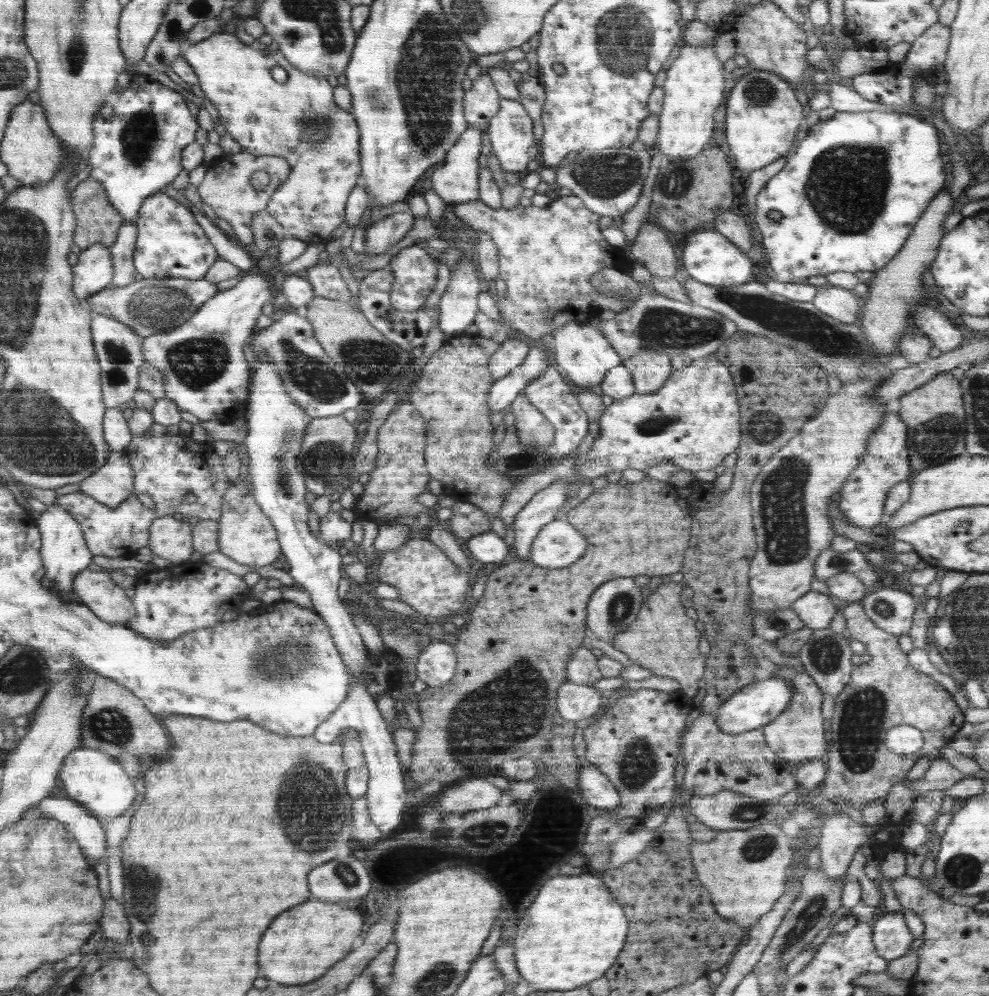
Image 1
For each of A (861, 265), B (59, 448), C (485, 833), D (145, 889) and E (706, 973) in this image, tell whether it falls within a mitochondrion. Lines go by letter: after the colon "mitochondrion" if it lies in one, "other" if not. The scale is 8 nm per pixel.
A: other
B: mitochondrion
C: mitochondrion
D: mitochondrion
E: other

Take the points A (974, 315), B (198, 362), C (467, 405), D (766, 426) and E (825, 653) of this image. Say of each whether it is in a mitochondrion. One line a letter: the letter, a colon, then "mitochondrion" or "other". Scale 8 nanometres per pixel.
A: other
B: mitochondrion
C: other
D: mitochondrion
E: mitochondrion

